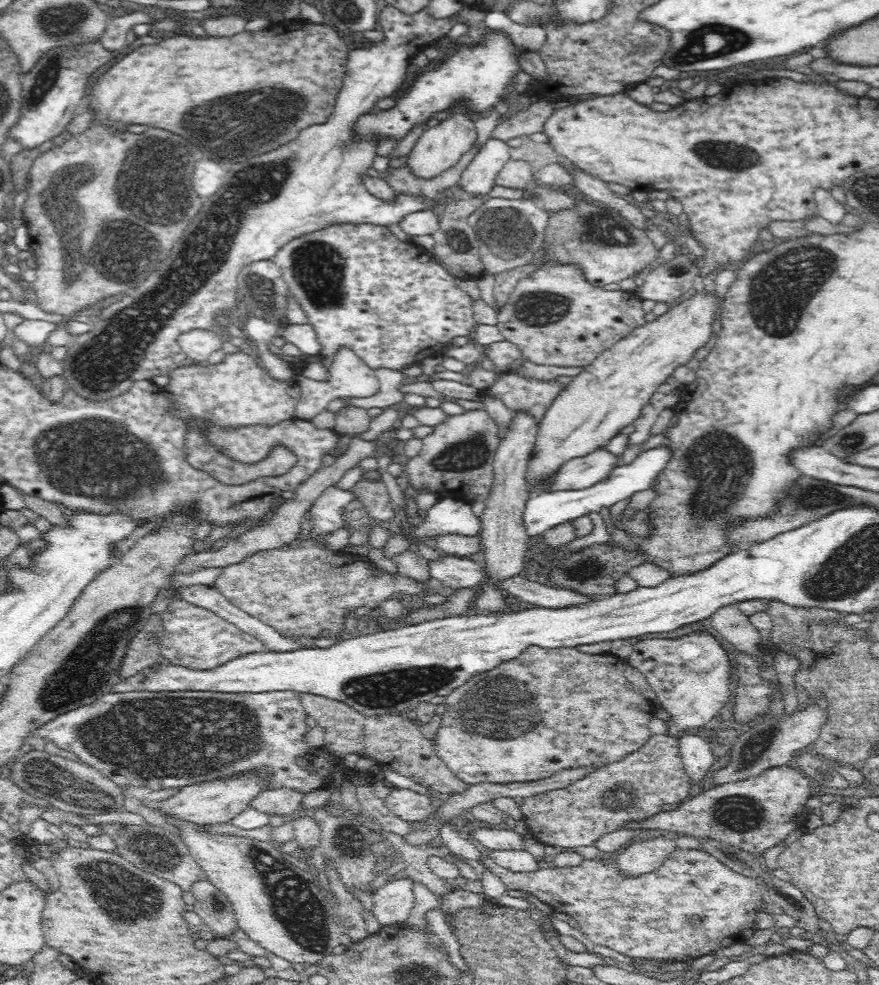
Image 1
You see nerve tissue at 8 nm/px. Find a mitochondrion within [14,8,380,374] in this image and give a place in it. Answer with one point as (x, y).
(155, 170)

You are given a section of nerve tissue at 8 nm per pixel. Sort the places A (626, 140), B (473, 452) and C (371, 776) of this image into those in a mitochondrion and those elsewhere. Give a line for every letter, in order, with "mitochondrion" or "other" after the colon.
A: other
B: mitochondrion
C: other

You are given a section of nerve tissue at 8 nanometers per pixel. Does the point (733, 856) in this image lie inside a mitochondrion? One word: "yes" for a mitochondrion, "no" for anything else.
yes

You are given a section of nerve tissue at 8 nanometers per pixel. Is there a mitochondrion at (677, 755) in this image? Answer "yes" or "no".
no

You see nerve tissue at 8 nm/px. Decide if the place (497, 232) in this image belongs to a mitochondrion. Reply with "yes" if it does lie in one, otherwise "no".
yes

